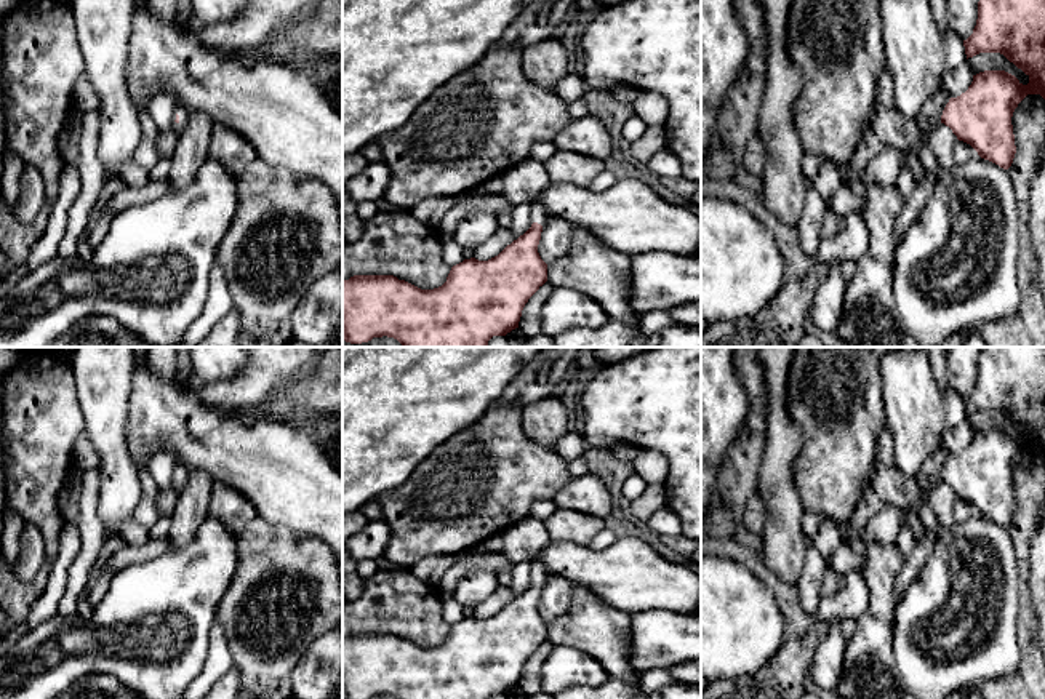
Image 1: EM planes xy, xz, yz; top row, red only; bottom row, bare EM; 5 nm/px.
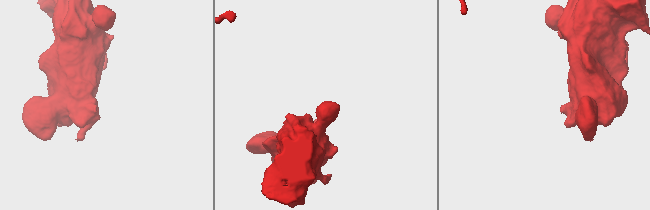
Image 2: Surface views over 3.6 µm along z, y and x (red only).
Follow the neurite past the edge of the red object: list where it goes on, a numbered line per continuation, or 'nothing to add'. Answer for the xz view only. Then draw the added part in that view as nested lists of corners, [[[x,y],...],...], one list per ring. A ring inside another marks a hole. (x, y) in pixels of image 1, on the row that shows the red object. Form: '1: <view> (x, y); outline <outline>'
1: xz (538, 213); outline [[[533,202],[530,203],[530,218],[531,218],[531,224],[538,222],[544,227],[549,216],[543,203]]]

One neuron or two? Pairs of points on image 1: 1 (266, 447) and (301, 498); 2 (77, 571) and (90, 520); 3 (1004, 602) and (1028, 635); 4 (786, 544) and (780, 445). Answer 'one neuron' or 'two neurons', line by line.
1: one neuron
2: one neuron
3: two neurons
4: one neuron

